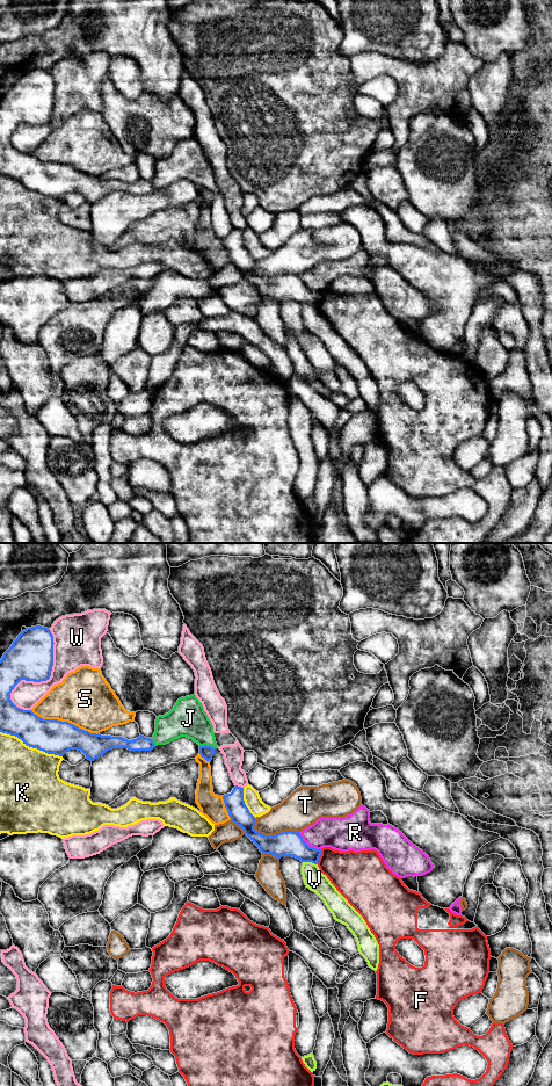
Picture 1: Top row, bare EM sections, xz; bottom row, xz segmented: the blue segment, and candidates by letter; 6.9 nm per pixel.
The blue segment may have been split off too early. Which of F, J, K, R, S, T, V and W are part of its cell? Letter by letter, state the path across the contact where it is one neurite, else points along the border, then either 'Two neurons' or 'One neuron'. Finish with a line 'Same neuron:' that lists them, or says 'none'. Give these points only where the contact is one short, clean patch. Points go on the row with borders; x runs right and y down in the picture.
F: Two neurons
J: Two neurons
K: Two neurons
R: Two neurons
S: Two neurons
T: Two neurons
V: Boundary: xz (303, 861), (317, 864). Two neurons
W: Two neurons
Same neuron: none

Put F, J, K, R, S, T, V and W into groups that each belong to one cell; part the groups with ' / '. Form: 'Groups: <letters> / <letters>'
Groups: F / J / K / R V / S / T / W

